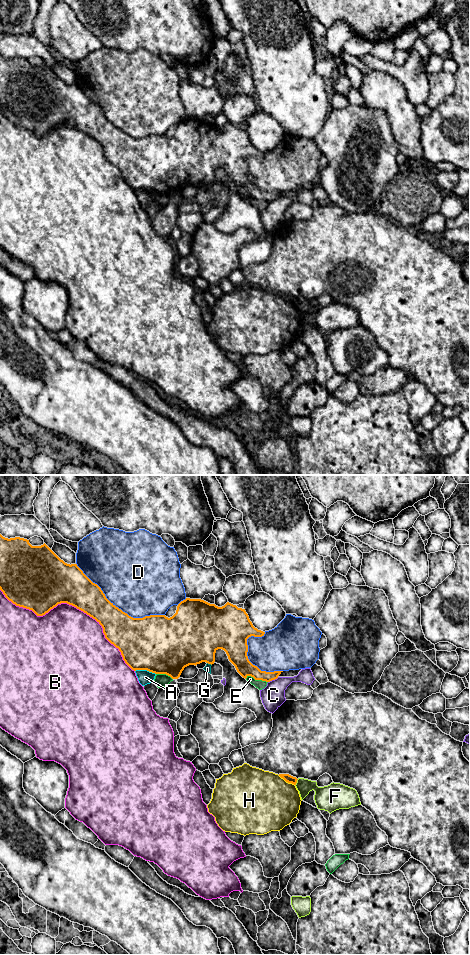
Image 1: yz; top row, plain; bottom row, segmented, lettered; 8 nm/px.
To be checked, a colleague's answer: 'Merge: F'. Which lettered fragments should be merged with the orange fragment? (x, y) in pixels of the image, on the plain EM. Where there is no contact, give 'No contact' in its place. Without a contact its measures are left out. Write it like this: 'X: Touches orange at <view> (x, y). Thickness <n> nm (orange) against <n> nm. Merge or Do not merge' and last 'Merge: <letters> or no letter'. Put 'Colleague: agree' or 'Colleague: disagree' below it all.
A: Touches orange at yz (145, 189). Thickness 460 nm (orange) against 120 nm. Do not merge
B: Touches orange at yz (73, 125). Thickness 360 nm (orange) against 460 nm. Do not merge
C: Touches orange at yz (273, 199). Thickness 130 nm (orange) against 190 nm. Do not merge
D: Touches orange at yz (117, 127). Thickness 300 nm (orange) against 500 nm. Do not merge
E: Touches orange at yz (256, 199). Thickness 160 nm (orange) against 70 nm. Do not merge
F: Touches orange at yz (296, 302). Thickness 70 nm (orange) against 150 nm. Do not merge
G: Touches orange at yz (209, 183). Thickness 440 nm (orange) against 50 nm. Do not merge
H: Touches orange at yz (286, 301). Thickness 70 nm (orange) against 480 nm. Do not merge
Merge: no letter
Colleague: disagree

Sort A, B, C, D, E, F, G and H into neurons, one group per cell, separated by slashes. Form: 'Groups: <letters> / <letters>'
Groups: A E / B / C / D / F / G / H

